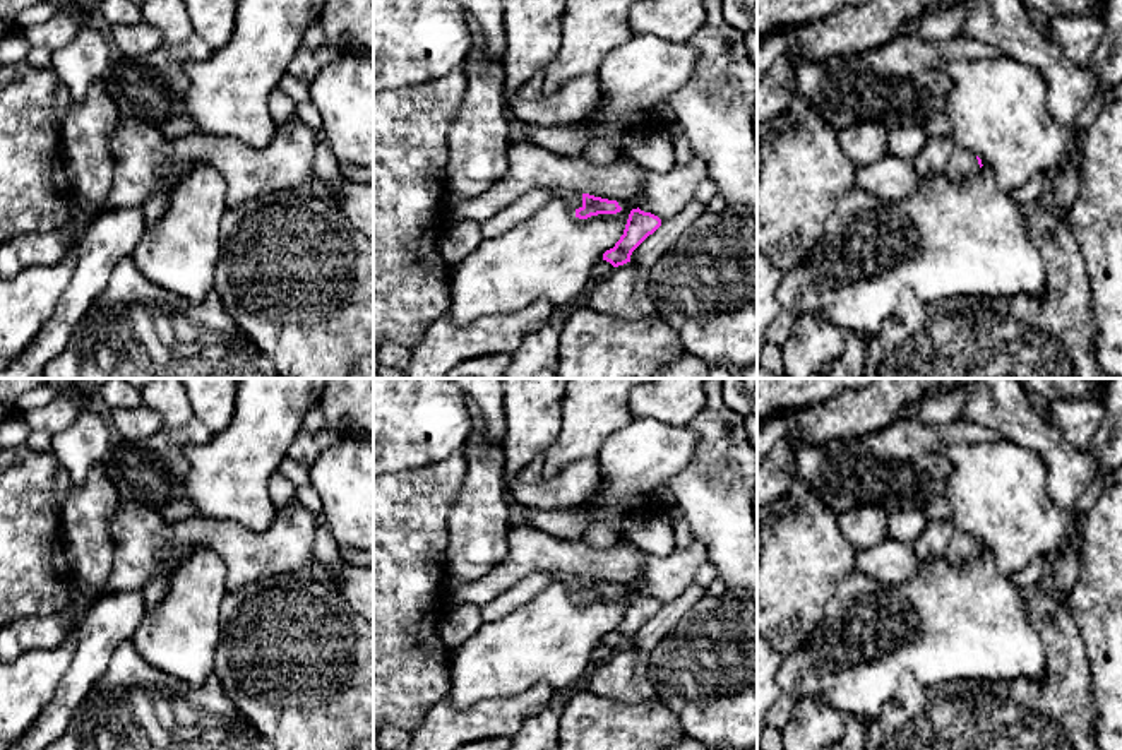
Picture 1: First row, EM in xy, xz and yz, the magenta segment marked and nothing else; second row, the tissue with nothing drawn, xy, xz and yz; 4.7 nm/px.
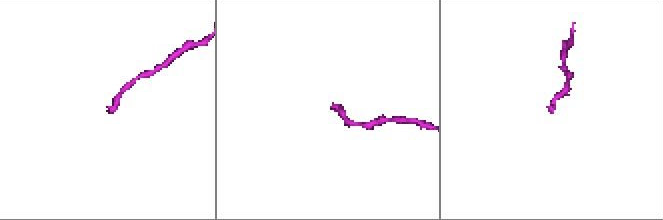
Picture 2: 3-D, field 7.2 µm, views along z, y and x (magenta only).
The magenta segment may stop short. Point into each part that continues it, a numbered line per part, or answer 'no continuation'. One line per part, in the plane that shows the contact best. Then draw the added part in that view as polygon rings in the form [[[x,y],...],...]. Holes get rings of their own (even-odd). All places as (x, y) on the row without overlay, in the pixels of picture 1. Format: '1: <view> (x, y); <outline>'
1: xz (572, 583); [[[552,572],[550,577],[557,582],[562,582],[570,592],[582,591],[582,577],[570,575],[565,572]]]

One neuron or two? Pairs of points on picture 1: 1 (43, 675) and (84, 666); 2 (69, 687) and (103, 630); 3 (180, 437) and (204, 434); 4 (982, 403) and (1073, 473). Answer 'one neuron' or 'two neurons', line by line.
1: two neurons
2: one neuron
3: one neuron
4: one neuron

